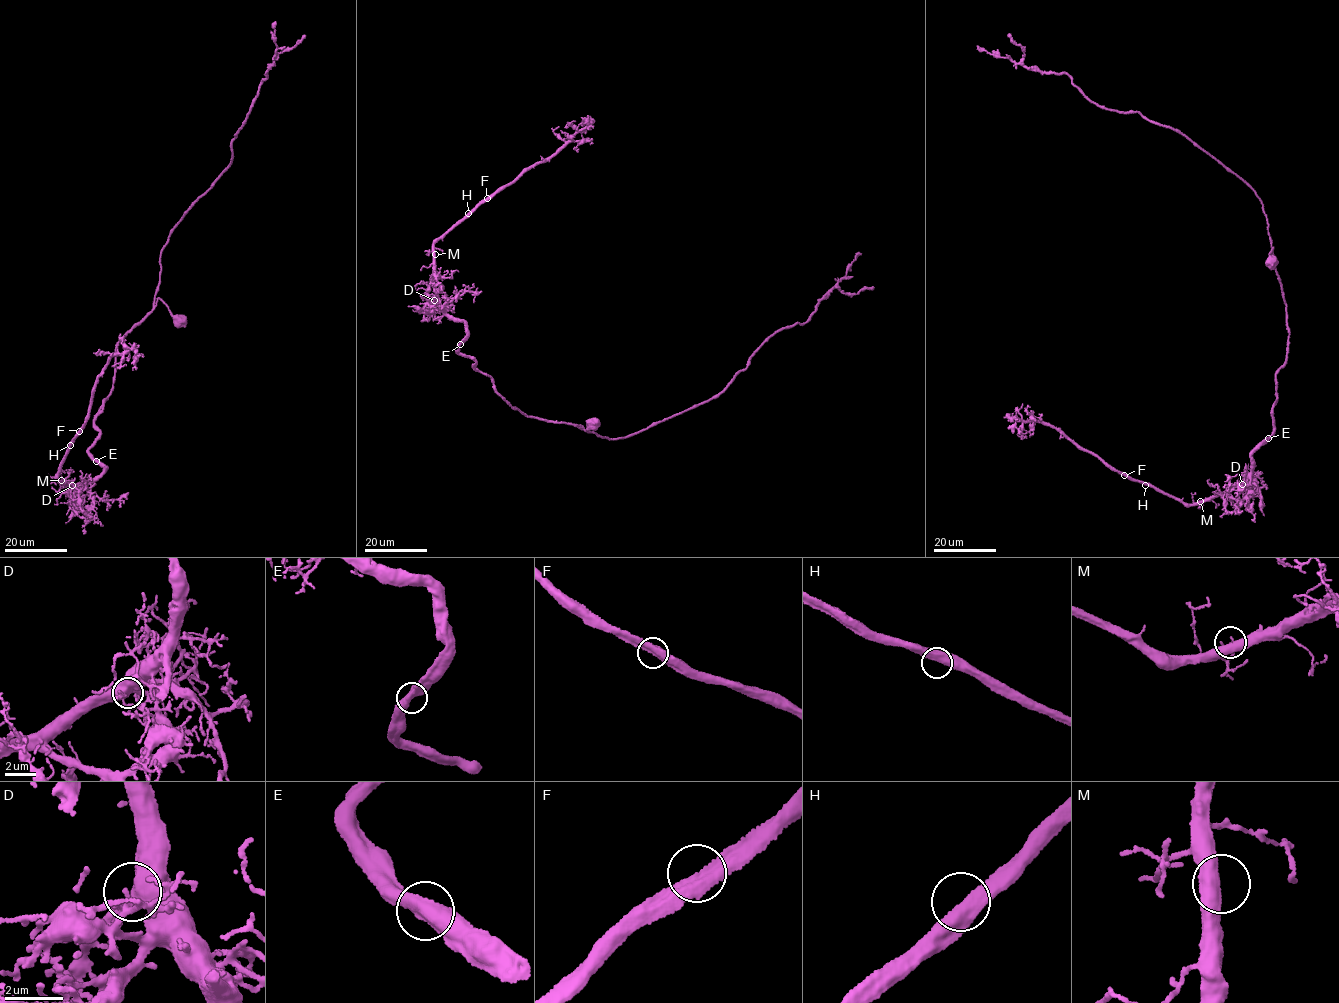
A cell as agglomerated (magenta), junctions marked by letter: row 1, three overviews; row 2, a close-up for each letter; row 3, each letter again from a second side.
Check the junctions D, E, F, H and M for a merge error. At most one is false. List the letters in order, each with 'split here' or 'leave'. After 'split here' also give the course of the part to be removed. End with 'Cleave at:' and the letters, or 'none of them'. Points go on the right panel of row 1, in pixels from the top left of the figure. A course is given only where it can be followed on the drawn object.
D: leave
E: leave
F: leave
H: leave
M: leave
Cleave at: none of them

